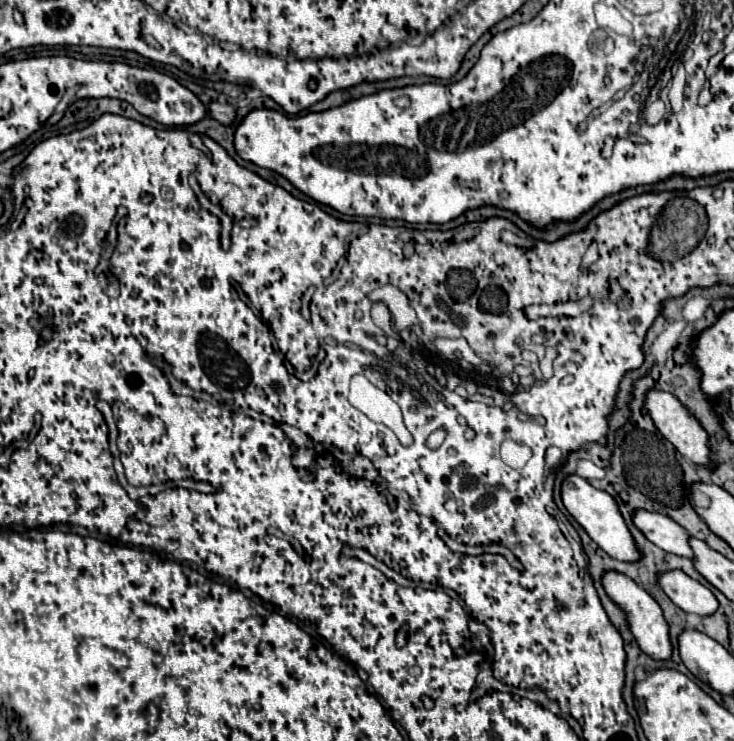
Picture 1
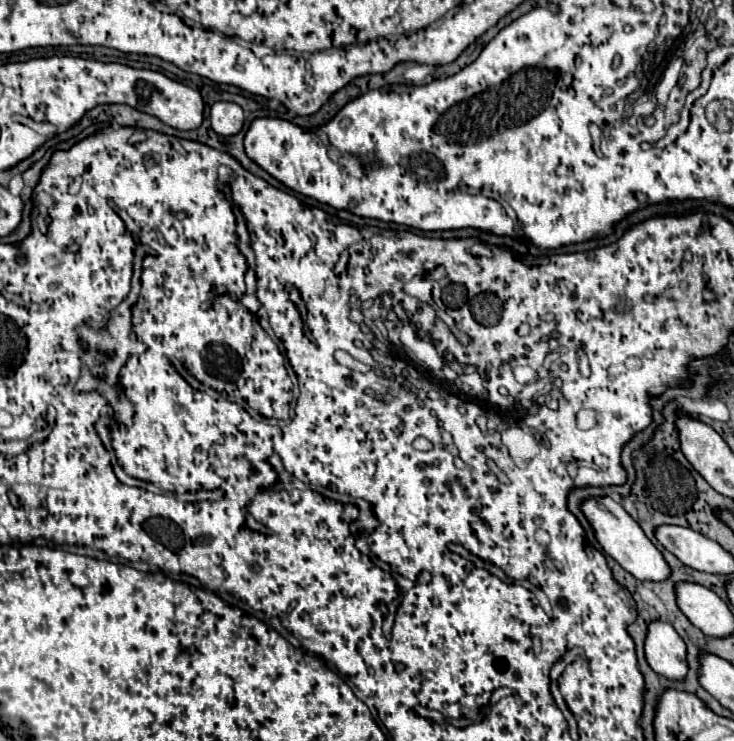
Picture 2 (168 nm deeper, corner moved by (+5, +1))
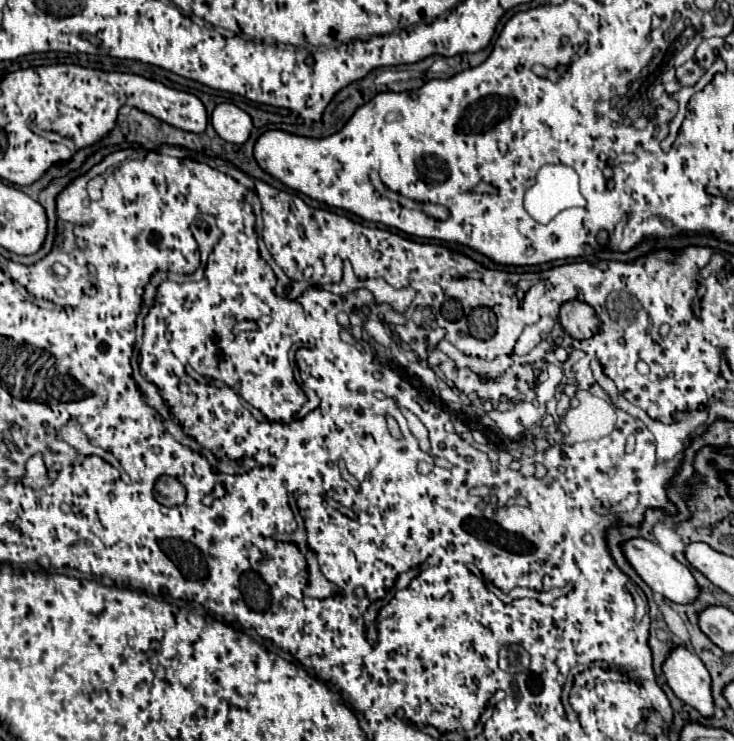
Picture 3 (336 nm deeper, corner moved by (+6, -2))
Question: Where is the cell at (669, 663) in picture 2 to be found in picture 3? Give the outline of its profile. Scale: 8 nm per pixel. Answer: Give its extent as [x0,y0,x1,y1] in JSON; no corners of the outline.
[664,647,714,717]

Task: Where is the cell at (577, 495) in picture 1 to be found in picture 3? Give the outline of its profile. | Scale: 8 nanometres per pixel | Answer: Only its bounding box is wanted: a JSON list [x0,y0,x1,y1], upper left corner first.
[624,539,700,603]

